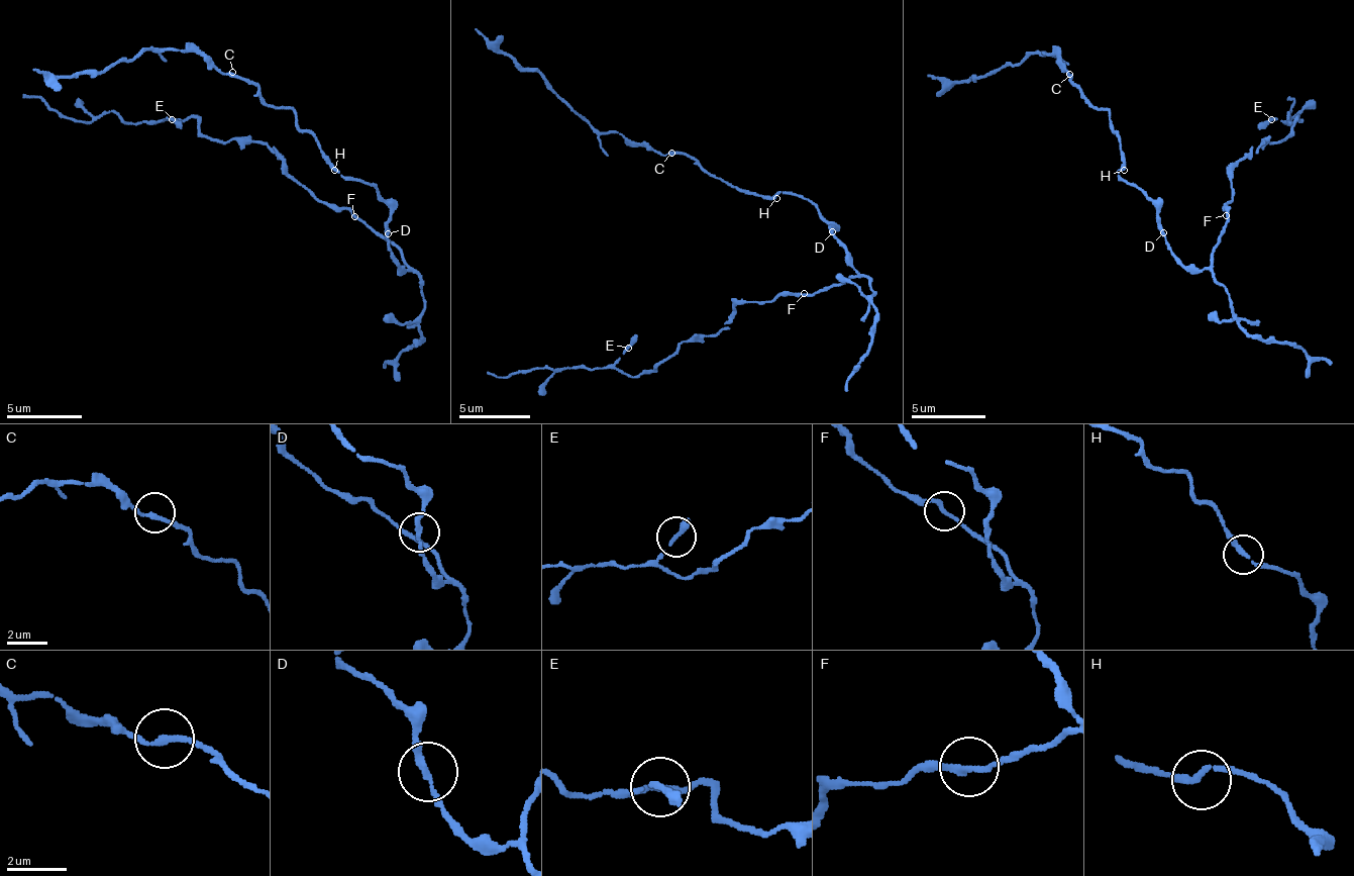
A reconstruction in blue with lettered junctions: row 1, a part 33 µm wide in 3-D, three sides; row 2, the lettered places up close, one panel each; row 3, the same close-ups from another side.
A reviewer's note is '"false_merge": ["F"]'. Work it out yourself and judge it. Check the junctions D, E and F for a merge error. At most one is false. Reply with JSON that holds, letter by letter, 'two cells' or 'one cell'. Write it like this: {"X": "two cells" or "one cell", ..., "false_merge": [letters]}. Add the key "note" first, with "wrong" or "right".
{"note": "wrong", "D": "one cell", "E": "one cell", "F": "one cell", "false_merge": []}

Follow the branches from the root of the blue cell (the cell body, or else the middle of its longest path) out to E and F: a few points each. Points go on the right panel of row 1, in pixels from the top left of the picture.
E: (1164, 245), (1187, 267), (1210, 263), (1227, 226), (1233, 167), (1263, 141), (1281, 141), (1302, 119), (1271, 119)
F: (1164, 245), (1187, 267), (1207, 267), (1210, 263), (1210, 252), (1227, 226), (1226, 215)

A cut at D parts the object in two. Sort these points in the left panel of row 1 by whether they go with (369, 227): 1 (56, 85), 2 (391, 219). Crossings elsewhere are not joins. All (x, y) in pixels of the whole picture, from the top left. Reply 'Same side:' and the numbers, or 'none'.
Same side: none

